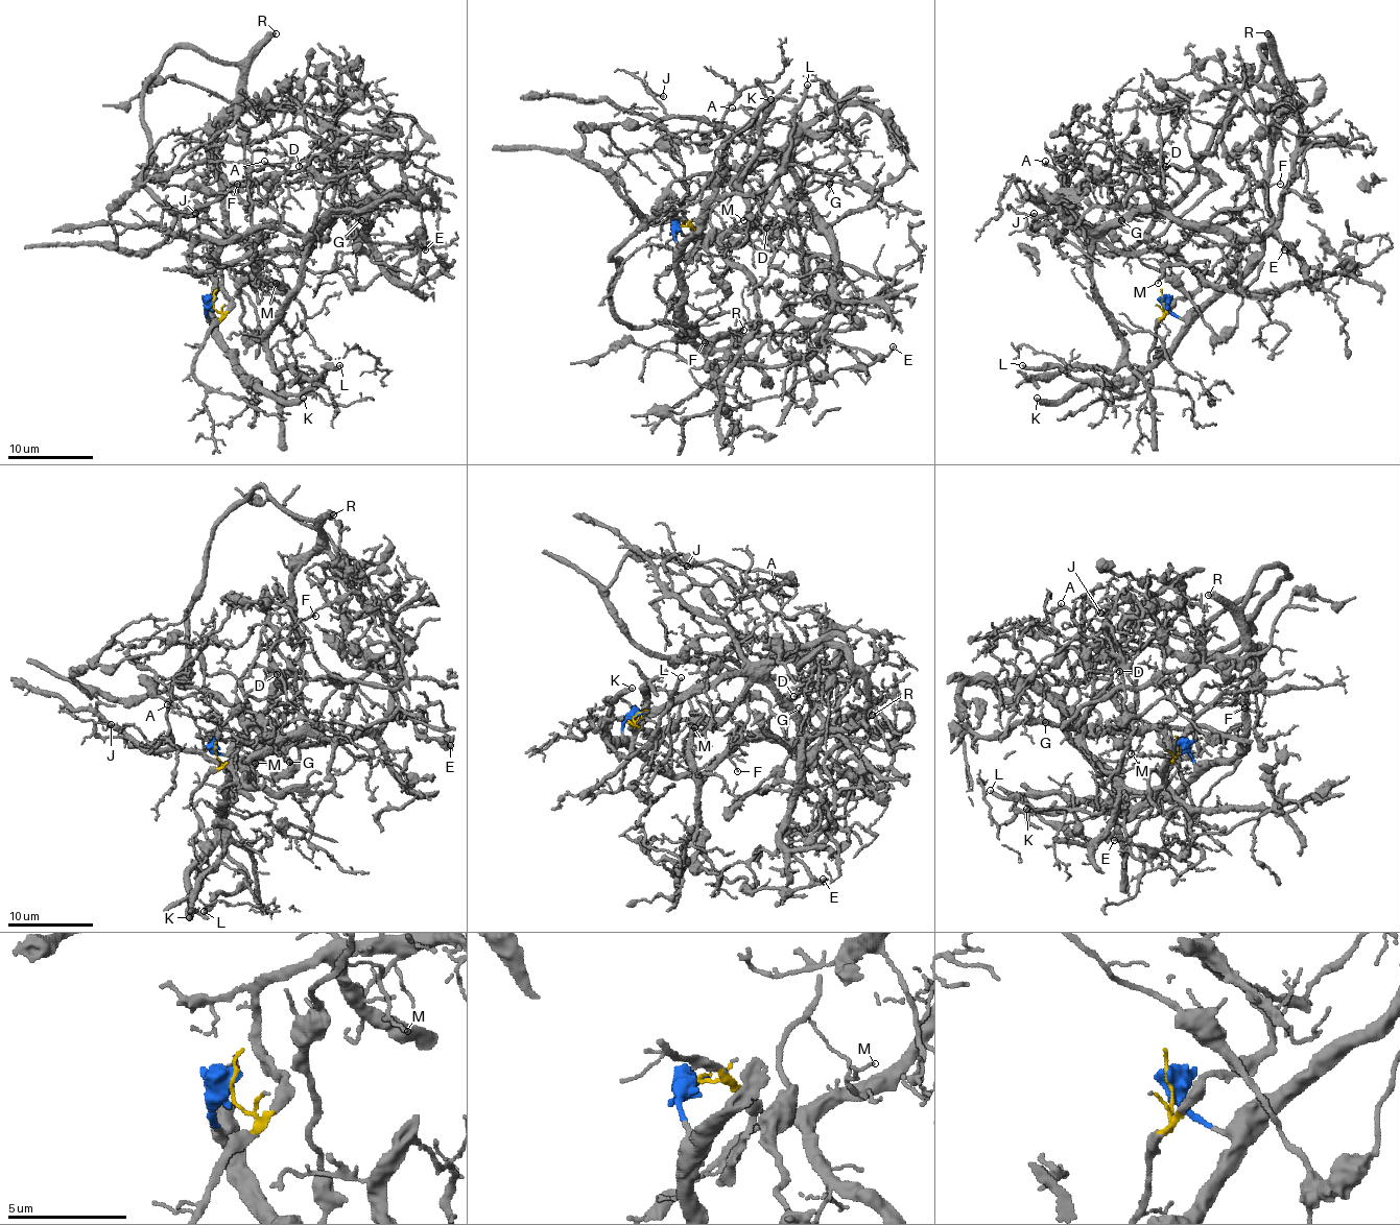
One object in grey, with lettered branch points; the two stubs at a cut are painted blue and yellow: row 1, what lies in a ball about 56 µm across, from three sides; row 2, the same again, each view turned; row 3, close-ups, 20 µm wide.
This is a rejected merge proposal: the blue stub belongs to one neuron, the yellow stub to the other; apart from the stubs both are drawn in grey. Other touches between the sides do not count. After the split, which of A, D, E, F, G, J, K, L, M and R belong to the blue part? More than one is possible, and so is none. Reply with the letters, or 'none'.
F, K, L, R

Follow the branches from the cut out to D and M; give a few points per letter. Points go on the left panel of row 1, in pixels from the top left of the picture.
D: (214, 299), (227, 310), (222, 269), (240, 257), (306, 250), (345, 203), (327, 157), (300, 167)
M: (214, 299), (218, 312), (227, 310), (222, 269), (240, 257), (267, 255), (276, 282)

